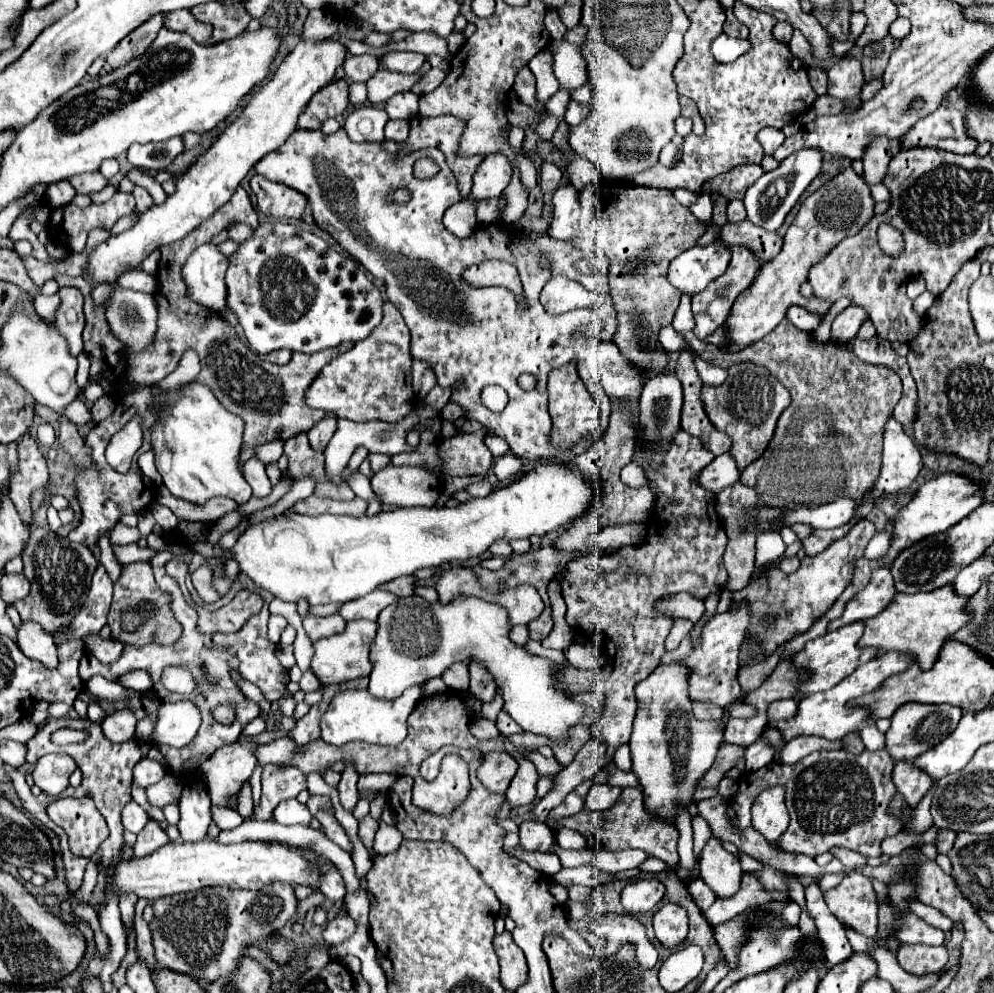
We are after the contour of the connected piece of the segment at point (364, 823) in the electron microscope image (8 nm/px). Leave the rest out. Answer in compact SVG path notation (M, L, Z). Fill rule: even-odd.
M367 815L365 819L359 821L359 837L367 849L373 847L373 839L375 839L377 829L379 829L379 821L375 821L371 815Z

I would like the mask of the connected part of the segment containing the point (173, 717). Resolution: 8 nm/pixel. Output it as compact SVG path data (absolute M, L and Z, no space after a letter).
M193 701L163 703L159 709L159 721L153 733L153 743L185 747L201 725L199 707Z

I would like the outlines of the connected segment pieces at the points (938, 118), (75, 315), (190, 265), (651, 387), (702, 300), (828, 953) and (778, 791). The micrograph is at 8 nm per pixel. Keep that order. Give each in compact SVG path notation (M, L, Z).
M941 105L931 115L919 119L913 129L909 129L899 139L901 149L913 149L913 147L935 147L959 155L973 153L977 143L971 141L965 133L965 121L963 113Z
M63 287L59 289L61 307L57 311L55 325L61 335L69 341L69 349L73 355L79 355L83 351L81 333L85 327L85 313L83 313L83 293L75 287Z
M217 245L197 247L183 267L183 281L189 289L189 297L199 305L213 311L227 309L227 257Z
M663 371L651 377L641 393L641 423L645 437L651 443L661 443L661 449L669 445L669 439L679 431L683 391L679 379L671 371Z
M743 245L731 247L731 263L729 263L725 275L719 277L719 279L715 279L715 282L709 283L703 293L699 293L697 297L693 297L695 335L697 335L697 337L699 337L699 335L701 335L701 337L711 335L711 333L727 319L727 313L729 313L731 305L735 303L737 295L739 295L741 291L745 291L745 289L753 283L757 271L759 271L759 261L757 261L757 257L755 257L747 247L743 247Z
M811 885L805 889L805 897L807 897L807 911L813 917L819 931L819 943L823 947L825 959L829 961L829 965L839 965L847 961L847 957L851 957L853 953L851 943L847 941L847 933L841 921L837 921L837 917L829 913L821 889L817 885Z
M781 787L765 789L751 805L753 829L757 829L771 845L789 825L789 813L785 807L785 791Z

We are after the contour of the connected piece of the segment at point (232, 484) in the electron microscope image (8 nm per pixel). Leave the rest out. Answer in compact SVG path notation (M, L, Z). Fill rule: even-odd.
M191 383L175 391L175 403L161 407L161 421L153 427L153 451L163 485L173 497L203 505L211 497L231 497L235 503L247 503L251 487L239 471L239 453L243 447L243 421L231 415L201 383Z

